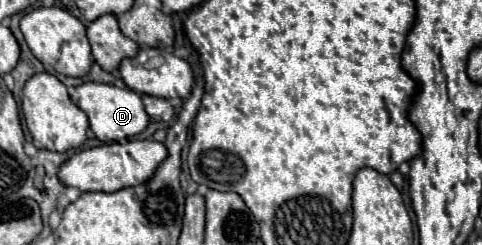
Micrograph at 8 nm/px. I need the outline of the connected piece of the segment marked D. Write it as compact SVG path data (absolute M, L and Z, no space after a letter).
M90 81L90 83L82 83L74 89L72 101L88 115L90 129L96 135L96 139L100 139L102 143L122 141L126 137L134 137L134 135L142 133L150 123L150 117L144 111L140 93L136 93L132 89L120 89L120 87L114 87L114 85Z

